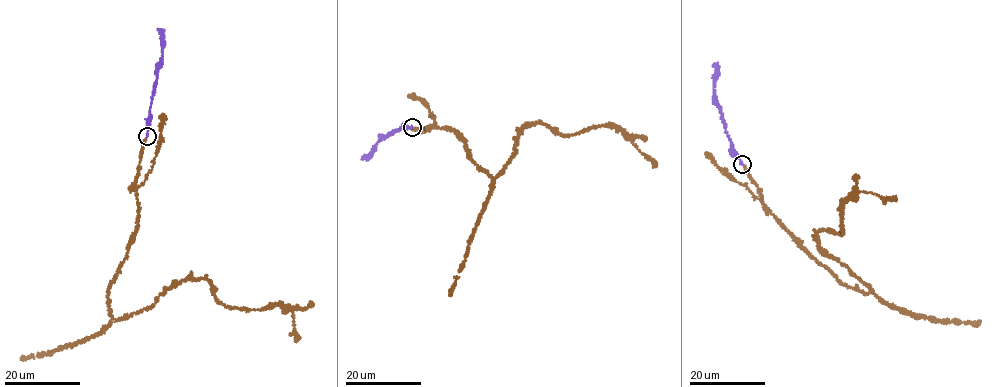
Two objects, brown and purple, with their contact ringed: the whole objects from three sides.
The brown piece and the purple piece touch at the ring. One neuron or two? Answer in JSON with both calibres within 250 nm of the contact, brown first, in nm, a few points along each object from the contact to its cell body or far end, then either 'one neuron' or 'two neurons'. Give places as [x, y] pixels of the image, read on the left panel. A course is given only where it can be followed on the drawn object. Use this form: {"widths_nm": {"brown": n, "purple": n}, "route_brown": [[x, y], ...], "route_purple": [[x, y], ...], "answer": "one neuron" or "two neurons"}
{"widths_nm": {"brown": 180, "purple": 280}, "route_brown": [[147, 137], [137, 225], [108, 288], [113, 319], [204, 278], [223, 303], [286, 307], [297, 341]], "route_purple": [[147, 137], [155, 71], [161, 62], [163, 41], [158, 29]], "answer": "one neuron"}

